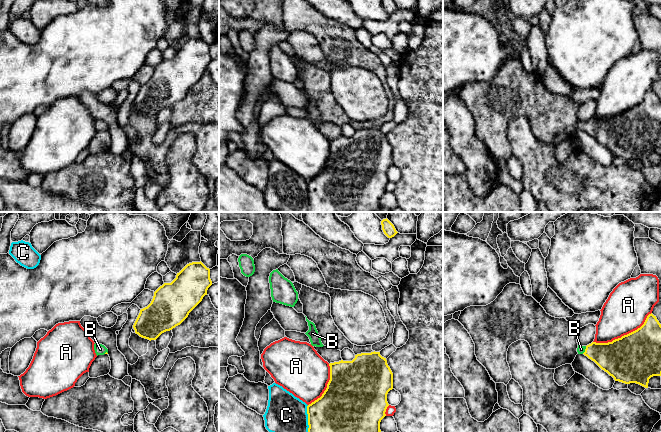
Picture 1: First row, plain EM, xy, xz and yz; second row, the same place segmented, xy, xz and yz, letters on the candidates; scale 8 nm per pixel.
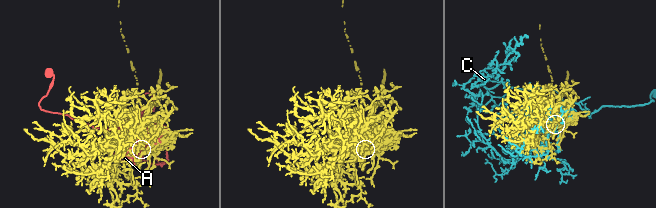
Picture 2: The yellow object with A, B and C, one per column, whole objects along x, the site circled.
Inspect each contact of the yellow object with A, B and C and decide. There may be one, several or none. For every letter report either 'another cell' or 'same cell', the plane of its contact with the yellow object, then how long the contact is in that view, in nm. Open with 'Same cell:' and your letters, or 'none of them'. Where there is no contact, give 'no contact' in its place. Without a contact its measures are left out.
Same cell: B
A: another cell; meets yellow in yz; contact 550 nm long
B: same cell; meets yellow in yz; contact 70 nm long
C: another cell; meets yellow in xz; contact 240 nm long

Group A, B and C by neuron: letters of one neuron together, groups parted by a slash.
A / B / C

